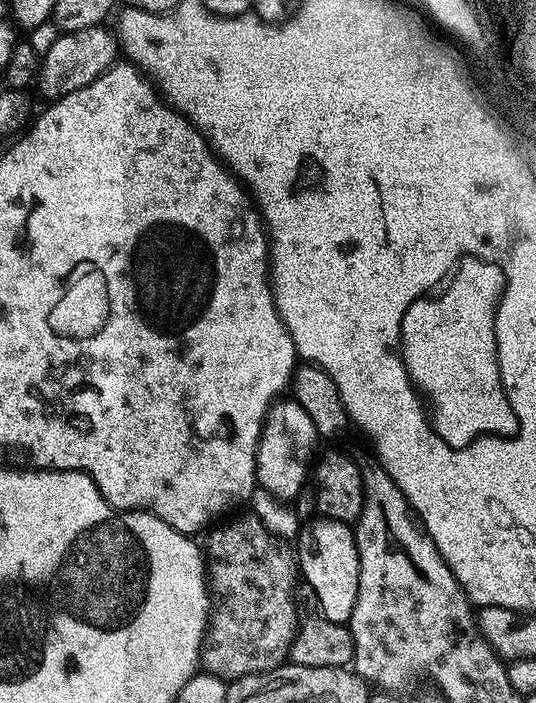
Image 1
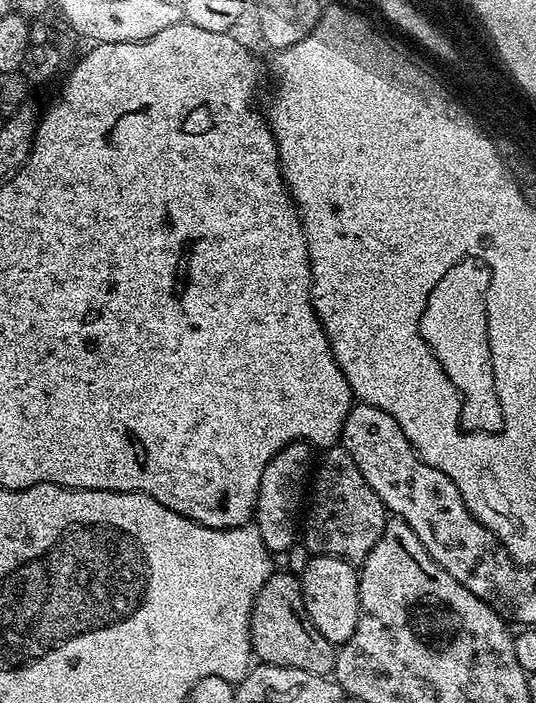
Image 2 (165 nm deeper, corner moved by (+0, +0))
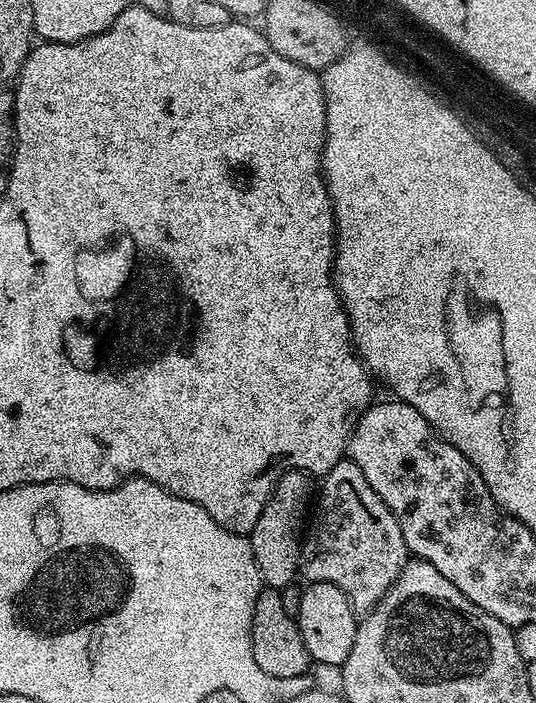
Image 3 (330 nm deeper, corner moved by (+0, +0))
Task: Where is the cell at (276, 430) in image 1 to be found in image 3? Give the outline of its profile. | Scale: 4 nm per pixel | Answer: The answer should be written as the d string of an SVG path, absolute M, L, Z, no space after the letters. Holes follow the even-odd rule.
M300 469L284 472L277 480L271 498L267 500L254 530L249 535L255 561L258 562L261 581L269 589L284 590L284 587L299 575L306 510L308 508L309 511L314 496L312 483L314 483L313 477Z

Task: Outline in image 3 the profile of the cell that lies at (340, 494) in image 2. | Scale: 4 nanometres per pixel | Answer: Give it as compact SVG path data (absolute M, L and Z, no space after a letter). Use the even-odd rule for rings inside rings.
M350 458L338 461L329 472L325 472L322 483L324 485L321 488L319 485L318 499L314 504L316 517L312 516L310 520L312 529L309 527L303 537L299 575L303 578L305 576L305 581L313 584L330 582L338 586L338 590L342 590L342 594L346 594L346 598L351 602L353 612L367 614L399 580L404 565L410 559L408 547L402 538L400 521L386 506L386 502L382 502L382 498L374 494L374 486L366 482L366 474L362 474L362 470L358 470L358 466Z

